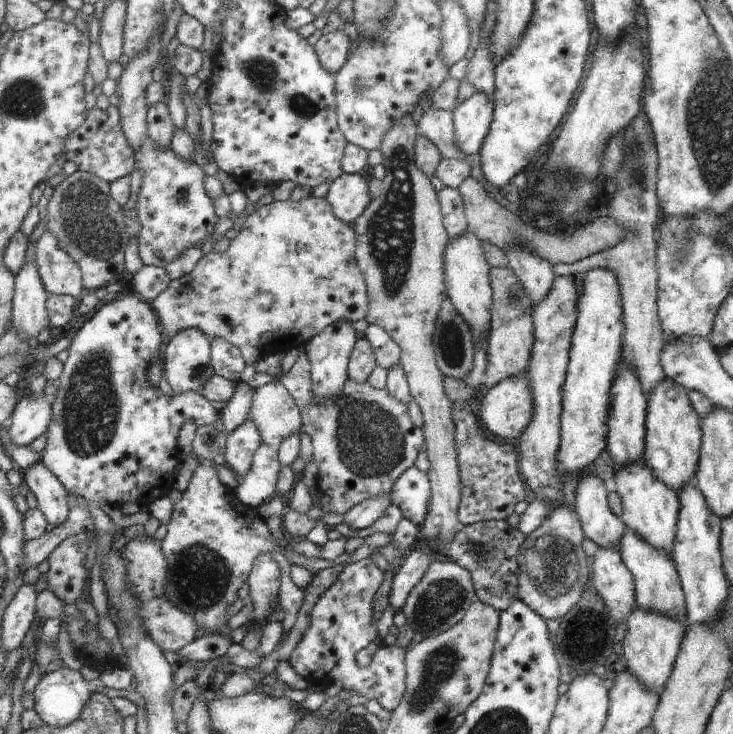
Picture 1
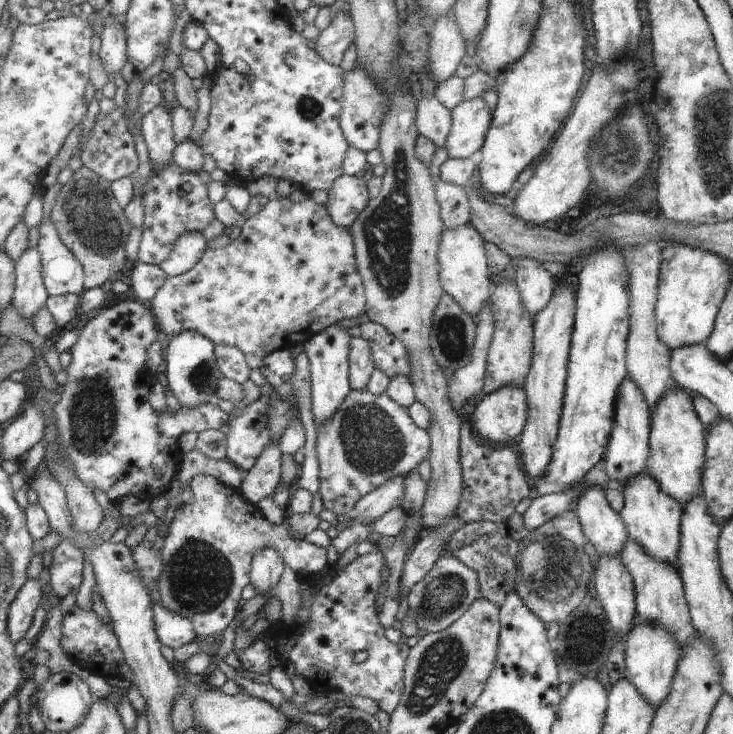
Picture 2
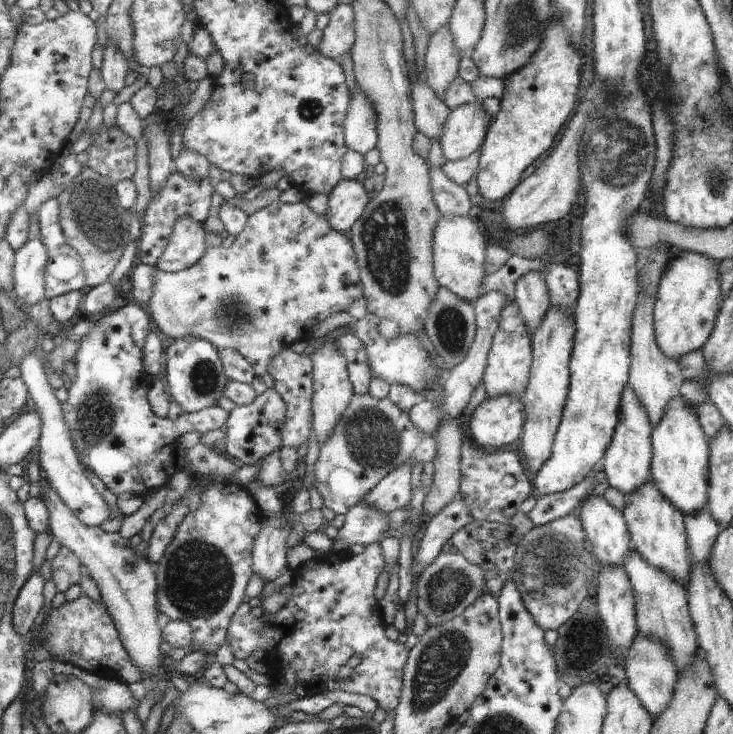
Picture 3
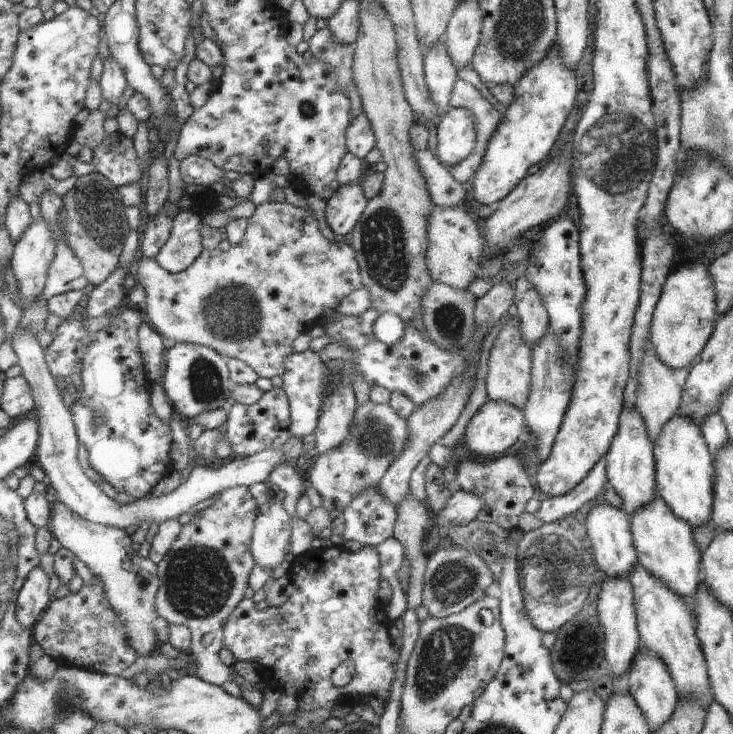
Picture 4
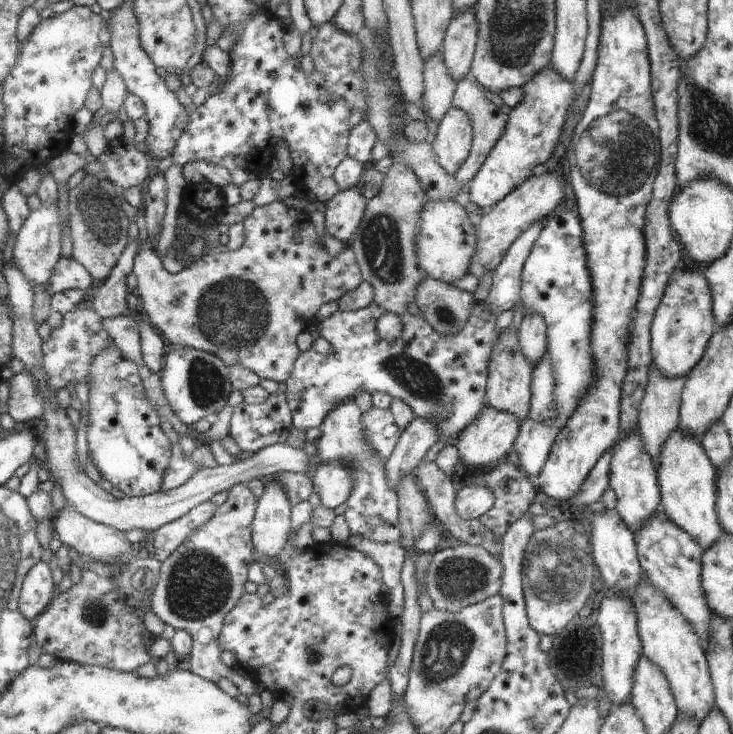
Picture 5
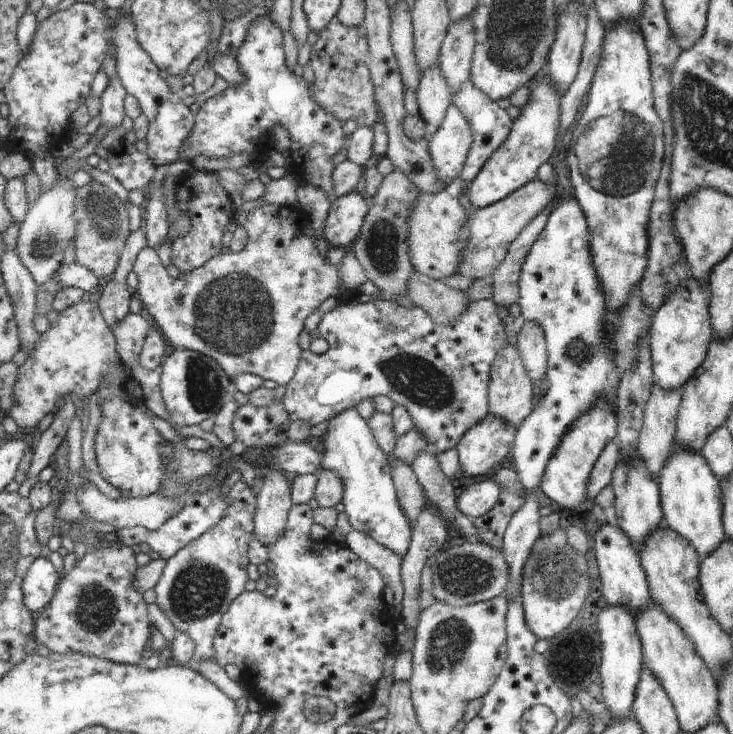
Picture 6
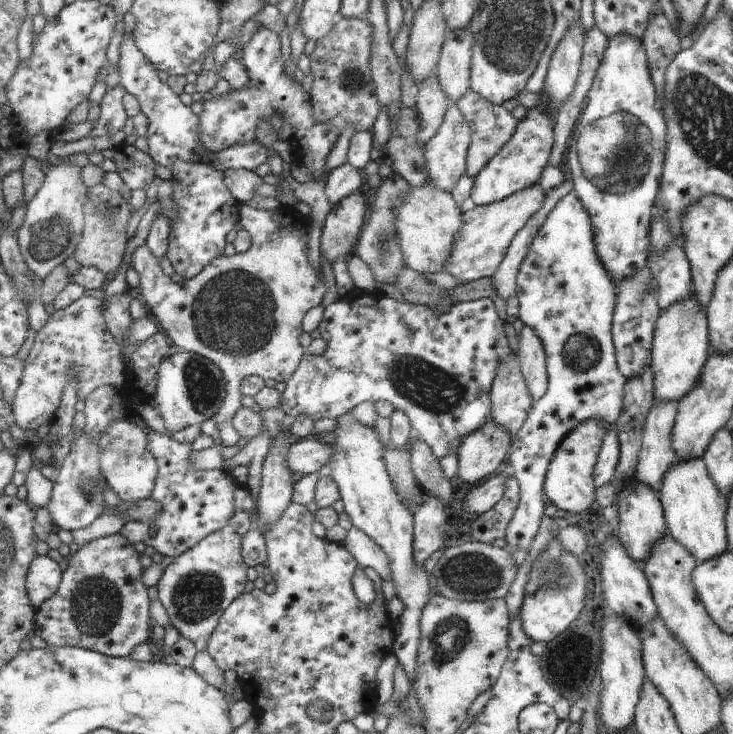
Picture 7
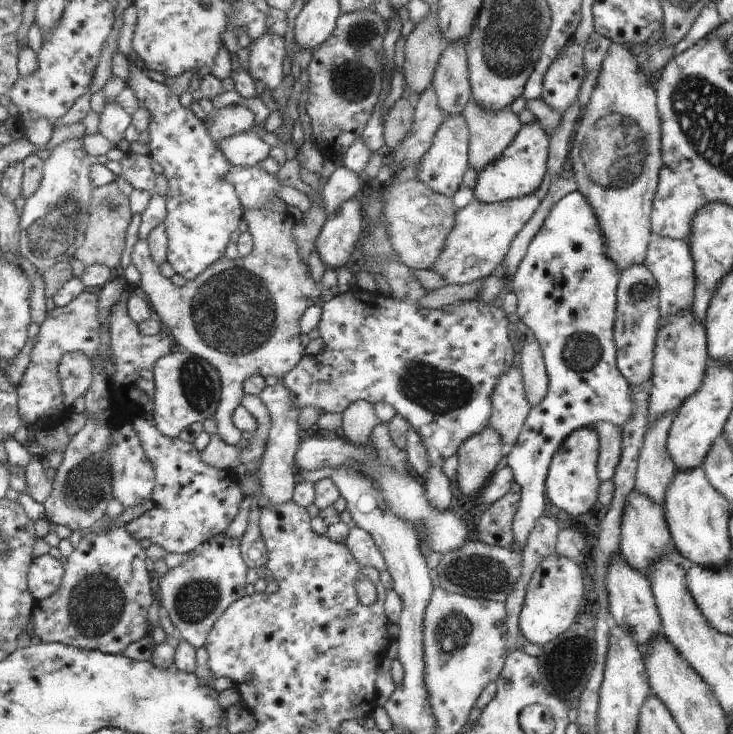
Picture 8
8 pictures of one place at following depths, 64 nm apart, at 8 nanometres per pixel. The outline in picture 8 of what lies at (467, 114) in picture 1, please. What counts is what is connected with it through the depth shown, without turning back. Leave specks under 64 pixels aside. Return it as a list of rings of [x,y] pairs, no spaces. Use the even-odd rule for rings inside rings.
[[[463,114],[449,116],[435,134],[431,142],[431,148],[422,158],[421,172],[419,172],[421,178],[419,178],[419,181],[427,184],[435,192],[443,194],[446,198],[453,198],[457,194],[457,190],[461,188],[461,182],[463,182],[465,173],[470,167],[470,143],[471,136],[468,120],[465,120]]]

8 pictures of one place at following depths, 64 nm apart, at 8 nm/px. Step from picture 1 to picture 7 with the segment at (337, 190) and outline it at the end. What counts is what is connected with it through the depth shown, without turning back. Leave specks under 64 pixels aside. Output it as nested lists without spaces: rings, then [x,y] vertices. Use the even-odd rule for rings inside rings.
[[[364,192],[351,194],[333,205],[321,237],[321,250],[328,261],[337,262],[355,252],[353,248],[368,217],[369,205]]]

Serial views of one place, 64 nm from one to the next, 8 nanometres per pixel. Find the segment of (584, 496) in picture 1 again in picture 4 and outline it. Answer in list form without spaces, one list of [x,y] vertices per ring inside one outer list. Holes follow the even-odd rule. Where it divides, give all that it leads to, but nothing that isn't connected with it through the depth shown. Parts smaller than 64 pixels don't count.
[[[609,504],[592,506],[585,516],[586,537],[589,540],[592,557],[606,578],[626,578],[636,562],[635,550],[629,528],[629,521],[623,510]]]

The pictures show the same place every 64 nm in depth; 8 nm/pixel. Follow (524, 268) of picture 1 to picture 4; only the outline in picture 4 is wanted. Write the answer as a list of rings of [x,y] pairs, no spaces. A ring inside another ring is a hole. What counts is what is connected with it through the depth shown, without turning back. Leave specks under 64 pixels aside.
[[[524,275],[516,280],[514,287],[517,300],[515,306],[521,320],[521,336],[524,337],[525,344],[529,344],[529,348],[533,349],[545,334],[548,324],[547,312],[541,304],[539,294],[531,288]]]

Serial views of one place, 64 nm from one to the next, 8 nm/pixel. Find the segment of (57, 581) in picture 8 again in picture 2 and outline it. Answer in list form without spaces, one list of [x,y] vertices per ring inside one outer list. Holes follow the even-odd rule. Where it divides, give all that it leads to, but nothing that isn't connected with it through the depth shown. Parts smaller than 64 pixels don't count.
[[[29,580],[23,588],[13,604],[11,604],[8,614],[8,629],[11,640],[19,642],[25,638],[27,630],[31,628],[33,620],[35,620],[35,612],[41,604],[43,598],[43,585],[39,580]]]

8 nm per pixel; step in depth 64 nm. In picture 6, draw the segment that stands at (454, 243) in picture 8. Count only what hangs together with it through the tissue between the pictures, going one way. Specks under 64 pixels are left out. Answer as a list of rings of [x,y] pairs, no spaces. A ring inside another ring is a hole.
[[[539,179],[531,180],[523,184],[519,190],[503,200],[488,206],[487,208],[477,208],[469,216],[469,244],[467,250],[463,250],[463,260],[461,260],[460,274],[474,281],[492,276],[493,272],[503,264],[509,247],[521,234],[521,230],[545,208],[556,203],[556,194],[559,189],[551,182],[543,182]]]

